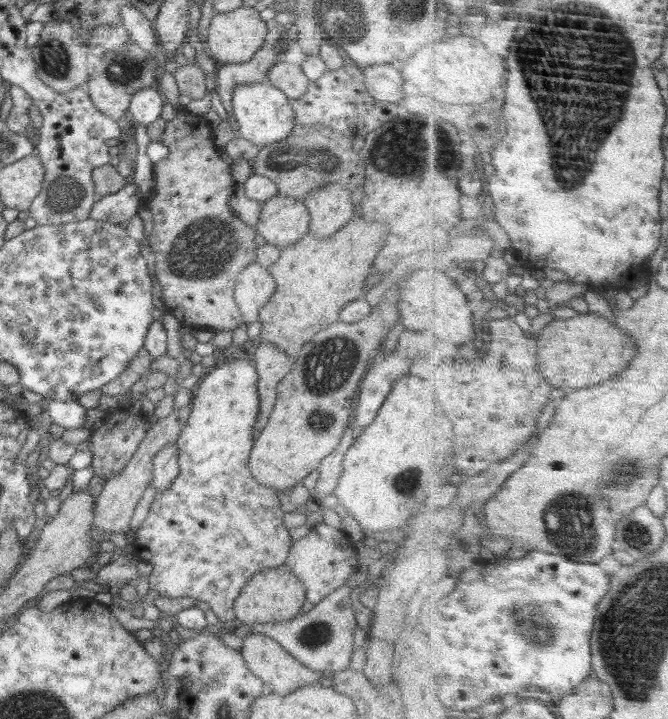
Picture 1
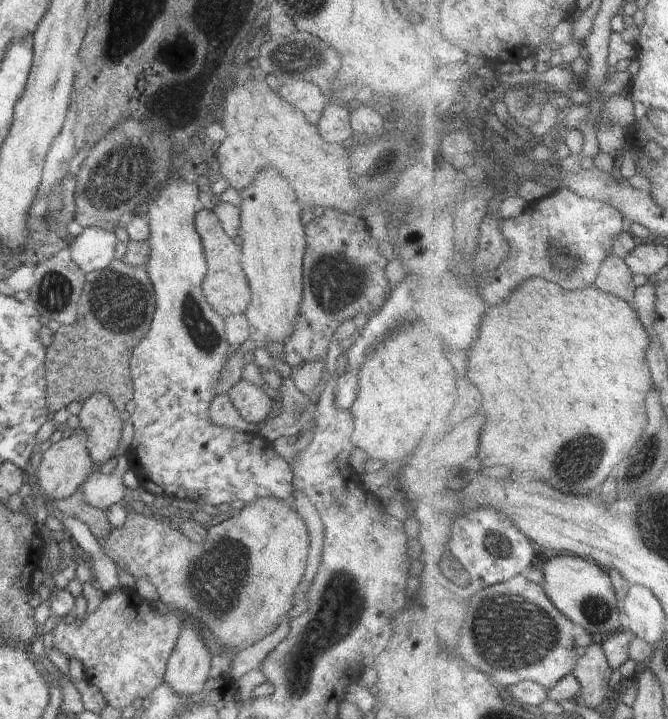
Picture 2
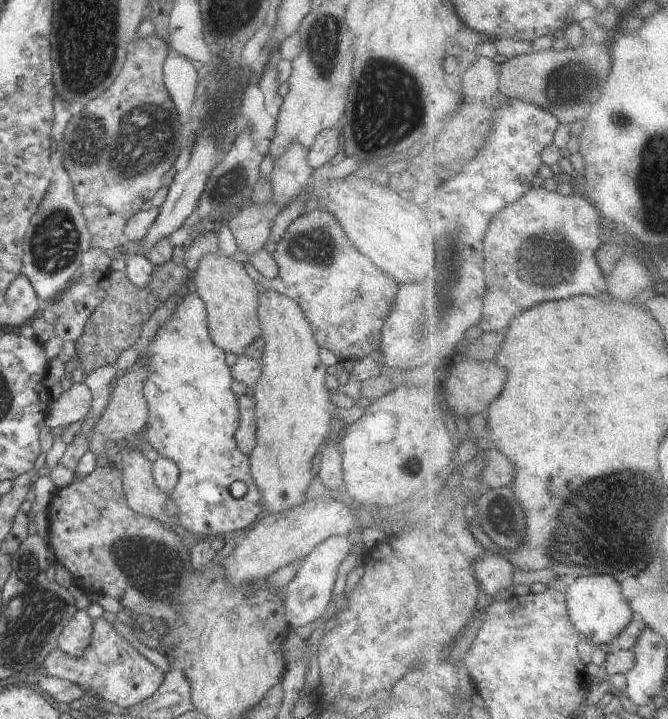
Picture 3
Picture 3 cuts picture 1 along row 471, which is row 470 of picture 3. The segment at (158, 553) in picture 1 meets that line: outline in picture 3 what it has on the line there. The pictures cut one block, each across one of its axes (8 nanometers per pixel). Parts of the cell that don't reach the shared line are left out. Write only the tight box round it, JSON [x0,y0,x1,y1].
[138,291,264,540]

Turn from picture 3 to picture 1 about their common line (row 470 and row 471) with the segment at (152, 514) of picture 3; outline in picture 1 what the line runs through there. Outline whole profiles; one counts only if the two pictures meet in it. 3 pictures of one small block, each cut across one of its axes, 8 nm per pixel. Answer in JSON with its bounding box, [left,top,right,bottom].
[93,405,191,534]

